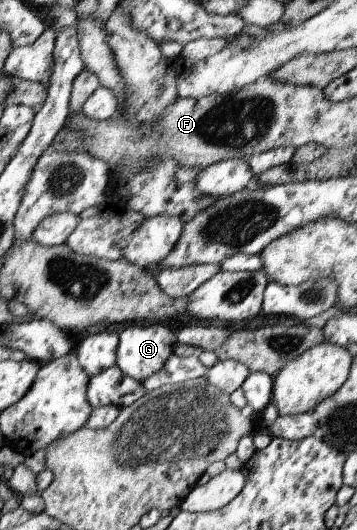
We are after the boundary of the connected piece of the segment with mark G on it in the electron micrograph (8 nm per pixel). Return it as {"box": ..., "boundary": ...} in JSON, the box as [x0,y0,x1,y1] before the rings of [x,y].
{"box":[116,323,176,381],"boundary":[[[140,323],[125,324],[119,331],[118,349],[116,349],[116,365],[120,371],[135,379],[144,381],[152,373],[160,371],[170,359],[176,344],[176,334],[172,333],[166,325],[162,323],[150,323],[150,325],[140,325]]]}

